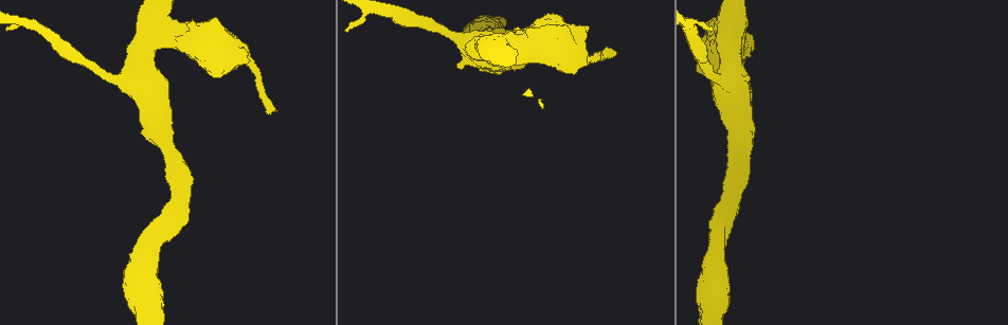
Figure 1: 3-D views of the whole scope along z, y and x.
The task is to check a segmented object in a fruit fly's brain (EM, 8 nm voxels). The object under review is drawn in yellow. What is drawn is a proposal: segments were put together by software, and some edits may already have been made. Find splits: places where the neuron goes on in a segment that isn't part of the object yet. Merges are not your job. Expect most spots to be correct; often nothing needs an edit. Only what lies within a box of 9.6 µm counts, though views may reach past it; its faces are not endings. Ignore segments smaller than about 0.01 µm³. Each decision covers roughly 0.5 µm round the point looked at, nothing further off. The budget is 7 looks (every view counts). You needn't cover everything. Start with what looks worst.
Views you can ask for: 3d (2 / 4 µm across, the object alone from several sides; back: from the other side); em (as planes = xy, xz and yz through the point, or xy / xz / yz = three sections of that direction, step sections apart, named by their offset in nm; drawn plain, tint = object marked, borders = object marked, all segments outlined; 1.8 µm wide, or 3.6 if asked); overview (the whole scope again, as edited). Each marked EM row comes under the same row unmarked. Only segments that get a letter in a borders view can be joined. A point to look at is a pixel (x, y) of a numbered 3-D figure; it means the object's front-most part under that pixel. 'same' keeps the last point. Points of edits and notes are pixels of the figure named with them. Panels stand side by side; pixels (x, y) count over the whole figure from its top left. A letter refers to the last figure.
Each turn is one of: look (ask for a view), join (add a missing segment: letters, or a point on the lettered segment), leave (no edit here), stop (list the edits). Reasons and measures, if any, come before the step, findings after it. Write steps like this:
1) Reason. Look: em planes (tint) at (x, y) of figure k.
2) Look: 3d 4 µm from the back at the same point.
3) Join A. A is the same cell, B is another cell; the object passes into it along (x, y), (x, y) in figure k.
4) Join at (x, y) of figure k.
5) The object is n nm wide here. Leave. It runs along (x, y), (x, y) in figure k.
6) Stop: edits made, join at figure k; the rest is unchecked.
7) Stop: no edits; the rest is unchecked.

Long arm stops here. Look: em 3.6 µm planes (borders) at (605, 53) of figure 1.

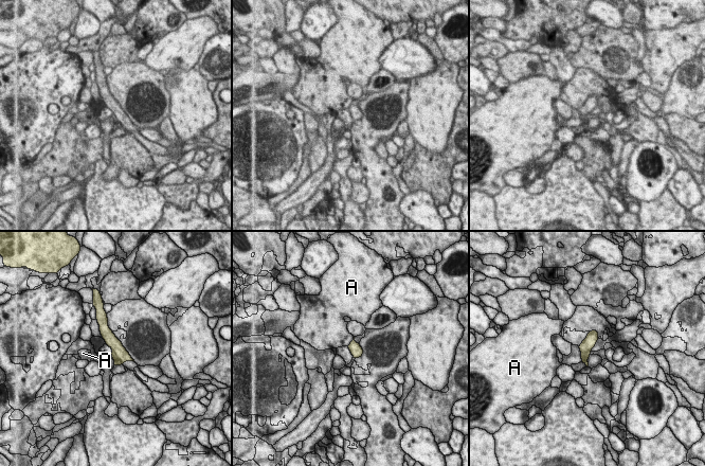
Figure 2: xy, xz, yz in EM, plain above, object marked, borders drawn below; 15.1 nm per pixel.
Leave. A is another cell; it runs along (104, 321), (105, 332), (128, 358) in figure 2; none of them fits.

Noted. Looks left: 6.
Calibre changes. Look: 3d 4 µm from the back at (141, 269) of figure 1.

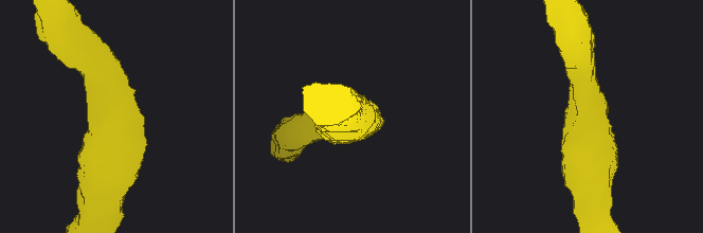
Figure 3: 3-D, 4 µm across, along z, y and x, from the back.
Now the EM. Look: em 3.6 µm yz step 4 (borders) at (114, 113) of figure 3.

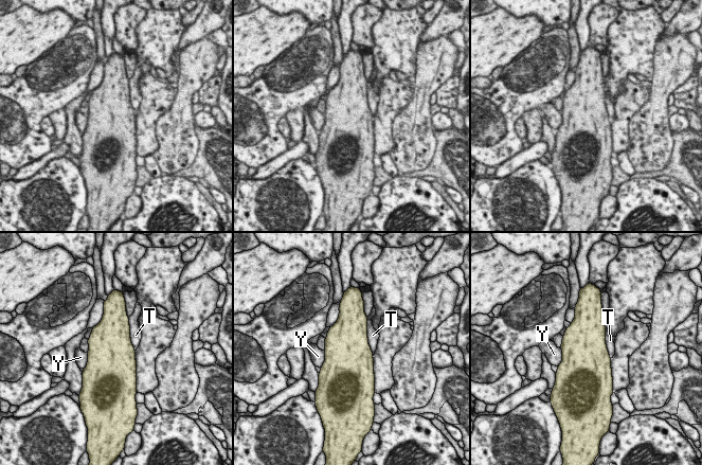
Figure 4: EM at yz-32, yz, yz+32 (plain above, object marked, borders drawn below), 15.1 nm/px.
The longest contact is with T, 600 nm. Leave. T and Y are other cells; a border runs along (366, 318), (367, 343), (373, 355) in figure 4; none of them fits.

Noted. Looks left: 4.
Sudden change in width. Look: em 3.6 µm planes (borders) at (739, 126) of figure 1.

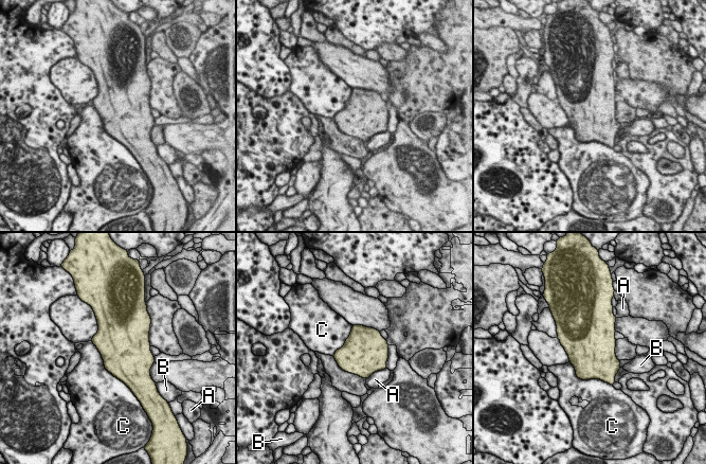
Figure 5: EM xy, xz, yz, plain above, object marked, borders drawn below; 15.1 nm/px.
Leave. A, B and C are other cells; a border runs along (91, 340), (103, 366), (127, 386) in figure 5; none of them fits.

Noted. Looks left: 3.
Stop: no edits; the rest is unchecked.

